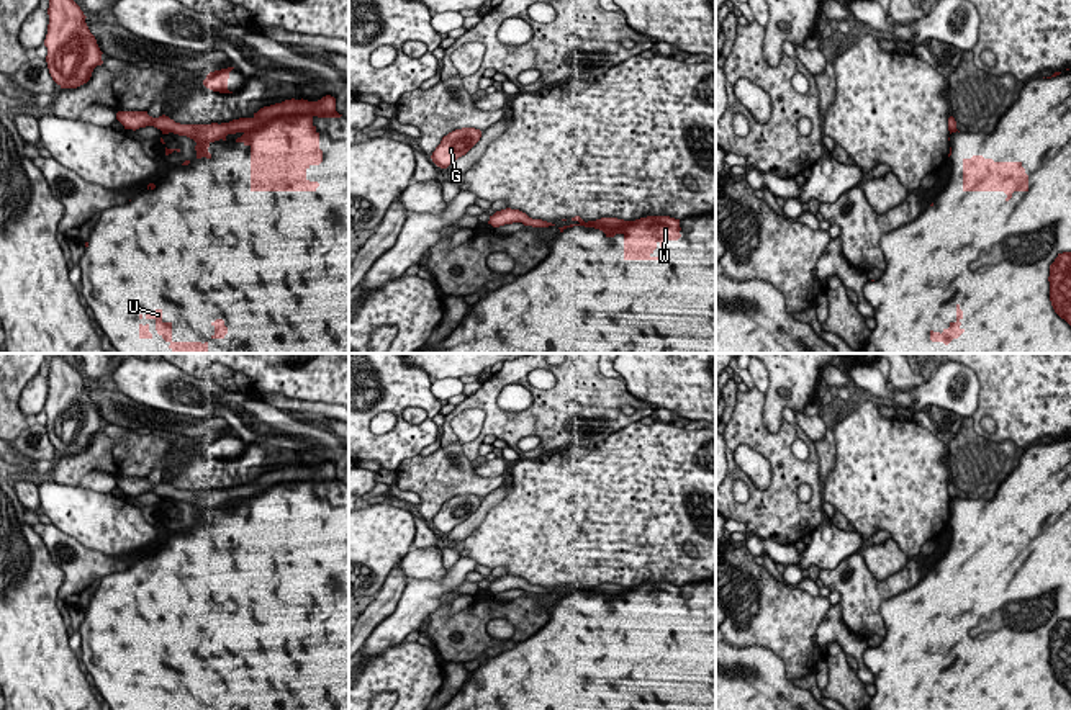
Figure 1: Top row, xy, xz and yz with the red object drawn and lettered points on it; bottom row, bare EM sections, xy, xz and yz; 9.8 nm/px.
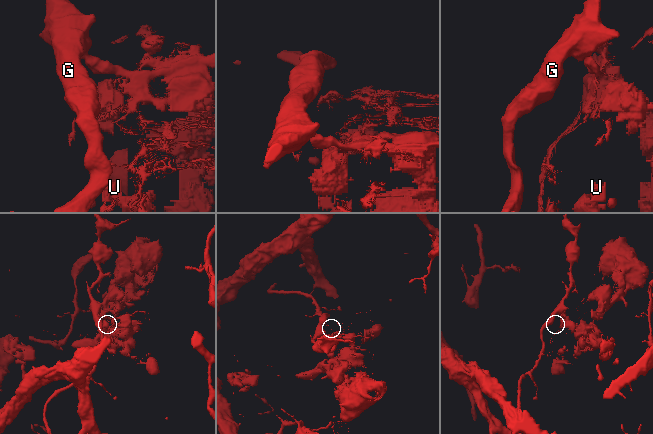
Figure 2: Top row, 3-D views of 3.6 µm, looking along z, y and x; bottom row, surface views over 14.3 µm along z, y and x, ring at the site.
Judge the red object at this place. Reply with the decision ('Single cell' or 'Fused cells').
Fused cells

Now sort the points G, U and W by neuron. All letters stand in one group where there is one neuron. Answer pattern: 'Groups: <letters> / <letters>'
Groups: G / U W

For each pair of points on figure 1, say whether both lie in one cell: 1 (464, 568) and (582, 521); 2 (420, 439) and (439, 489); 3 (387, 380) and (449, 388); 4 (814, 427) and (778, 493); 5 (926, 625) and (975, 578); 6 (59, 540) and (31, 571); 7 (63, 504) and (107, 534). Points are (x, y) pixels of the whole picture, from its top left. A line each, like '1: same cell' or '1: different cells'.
1: different cells
2: different cells
3: different cells
4: different cells
5: same cell
6: different cells
7: same cell

